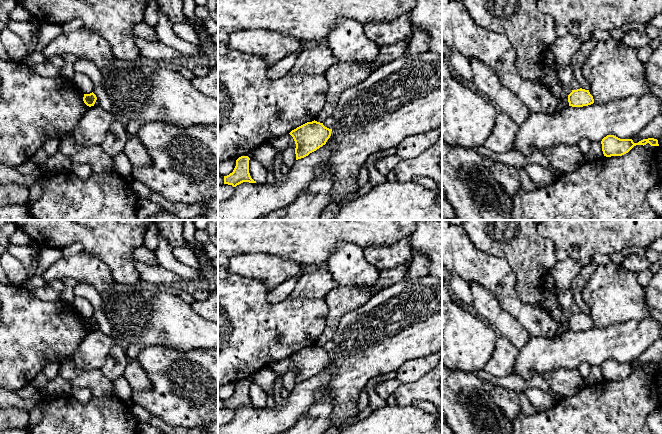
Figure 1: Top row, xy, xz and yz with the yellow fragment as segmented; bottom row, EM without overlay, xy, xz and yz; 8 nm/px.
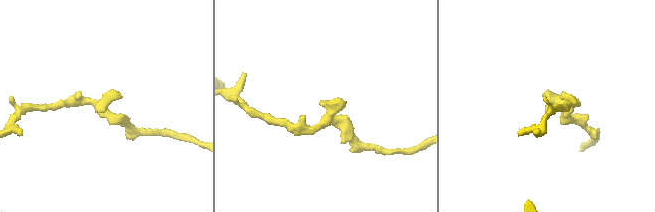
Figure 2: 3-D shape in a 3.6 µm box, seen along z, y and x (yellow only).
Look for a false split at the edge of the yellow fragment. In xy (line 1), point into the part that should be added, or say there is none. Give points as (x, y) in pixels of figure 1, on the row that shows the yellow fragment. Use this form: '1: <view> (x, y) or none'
1: none

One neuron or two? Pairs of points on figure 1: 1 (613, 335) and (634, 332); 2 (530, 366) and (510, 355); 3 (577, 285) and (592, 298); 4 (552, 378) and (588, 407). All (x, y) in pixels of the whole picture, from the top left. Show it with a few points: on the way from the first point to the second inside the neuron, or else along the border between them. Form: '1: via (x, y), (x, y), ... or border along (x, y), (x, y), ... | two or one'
1: via (618, 335), (629, 334) | one
2: border along (519, 350), (517, 362), (511, 373) | two
3: border along (596, 269), (582, 292), (588, 312) | two
4: border along (585, 383), (574, 394), (563, 398) | two

